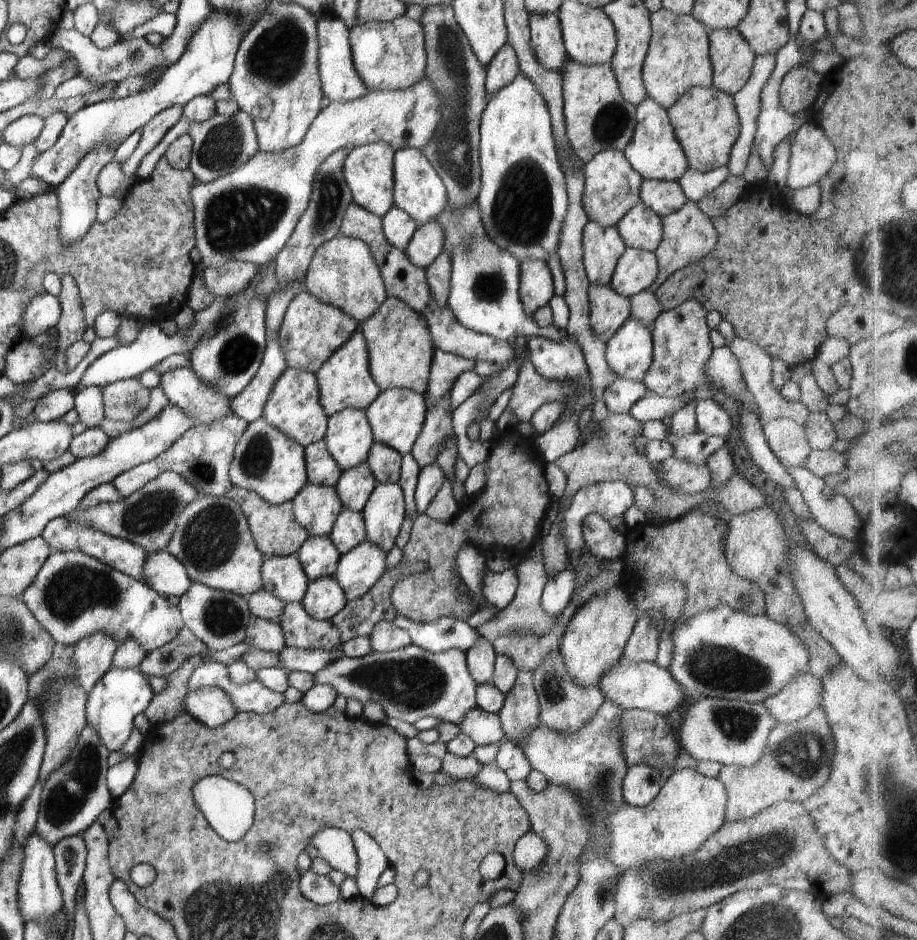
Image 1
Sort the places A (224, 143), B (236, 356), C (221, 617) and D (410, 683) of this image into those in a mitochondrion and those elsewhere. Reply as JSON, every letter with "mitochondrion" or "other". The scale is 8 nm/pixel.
{"A":"mitochondrion","B":"mitochondrion","C":"mitochondrion","D":"mitochondrion"}

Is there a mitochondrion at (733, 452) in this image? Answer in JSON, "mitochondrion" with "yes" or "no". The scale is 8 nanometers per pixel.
{"mitochondrion":"no"}

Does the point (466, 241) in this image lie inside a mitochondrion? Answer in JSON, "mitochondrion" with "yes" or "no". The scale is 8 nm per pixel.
{"mitochondrion":"yes"}

